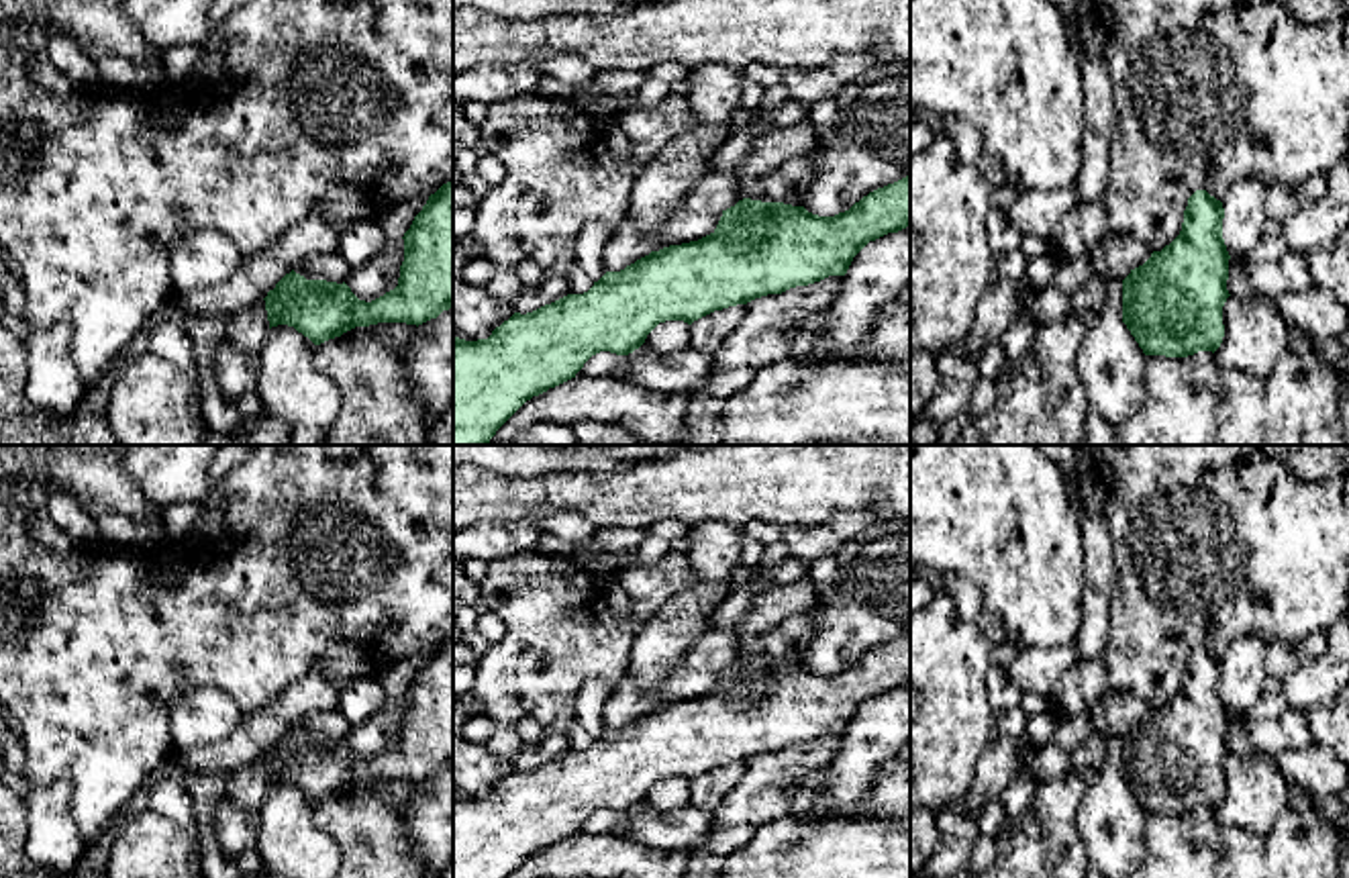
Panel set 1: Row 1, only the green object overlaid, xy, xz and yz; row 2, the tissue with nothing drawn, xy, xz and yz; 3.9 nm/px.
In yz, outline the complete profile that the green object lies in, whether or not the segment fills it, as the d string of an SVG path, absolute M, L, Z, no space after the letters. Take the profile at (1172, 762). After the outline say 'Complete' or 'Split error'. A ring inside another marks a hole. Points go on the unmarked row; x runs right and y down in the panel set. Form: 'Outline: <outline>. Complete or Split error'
Outline: M1196 647L1188 655L1180 692L1122 737L1122 780L1145 813L1188 815L1220 804L1222 764L1231 753L1227 747L1231 713L1222 696L1222 676L1222 660L1206 647Z. Complete

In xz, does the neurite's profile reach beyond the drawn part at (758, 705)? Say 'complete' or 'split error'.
complete

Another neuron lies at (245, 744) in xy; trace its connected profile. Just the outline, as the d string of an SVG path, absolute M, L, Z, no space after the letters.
M316 664L278 700L261 711L243 715L231 735L192 751L176 751L173 758L186 772L233 774L265 755L302 719L337 709L339 696L341 688L322 664Z

